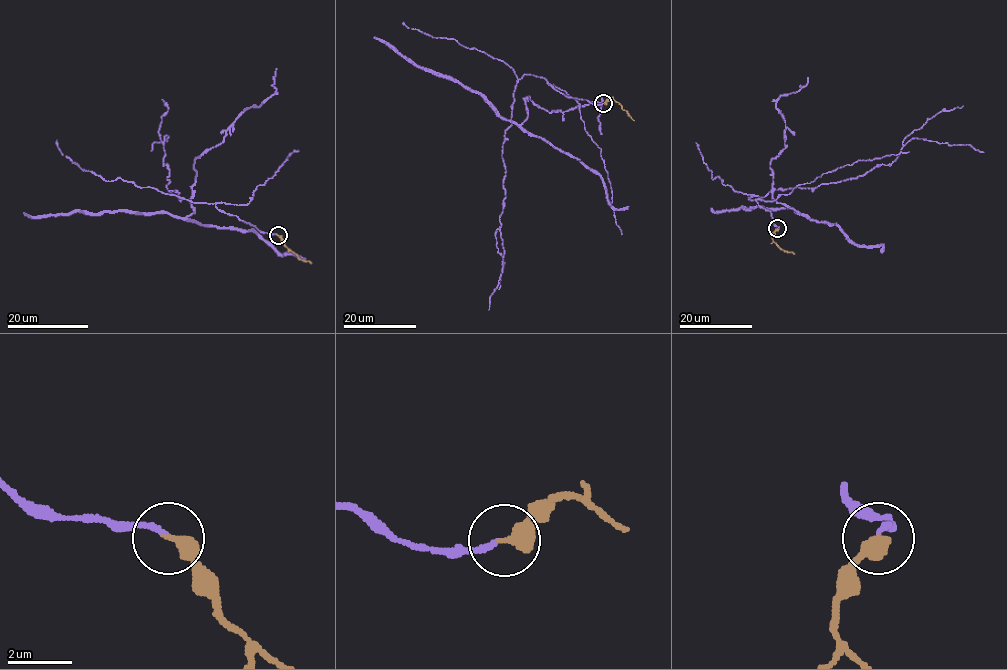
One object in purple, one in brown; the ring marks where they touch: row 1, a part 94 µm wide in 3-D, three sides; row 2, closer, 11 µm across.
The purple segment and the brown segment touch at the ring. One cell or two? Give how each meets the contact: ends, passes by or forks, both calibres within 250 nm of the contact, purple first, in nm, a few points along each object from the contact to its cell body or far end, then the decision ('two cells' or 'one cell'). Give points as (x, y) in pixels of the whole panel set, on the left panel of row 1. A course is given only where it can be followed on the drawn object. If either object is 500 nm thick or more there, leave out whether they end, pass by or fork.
purple ends there; brown ends there; 150 nm thick on the purple side, 480 nm on the other; purple runs (277, 234), (214, 203), (180, 200), (165, 185), (166, 134), (150, 151); brown runs (277, 235), (299, 259), (312, 263); one cell

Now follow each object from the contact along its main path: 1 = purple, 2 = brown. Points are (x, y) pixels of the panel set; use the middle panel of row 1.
1: (603, 103), (567, 97), (543, 77), (524, 74), (517, 81), (503, 144), (503, 272), (488, 309)
2: (603, 103), (612, 98), (634, 120)

